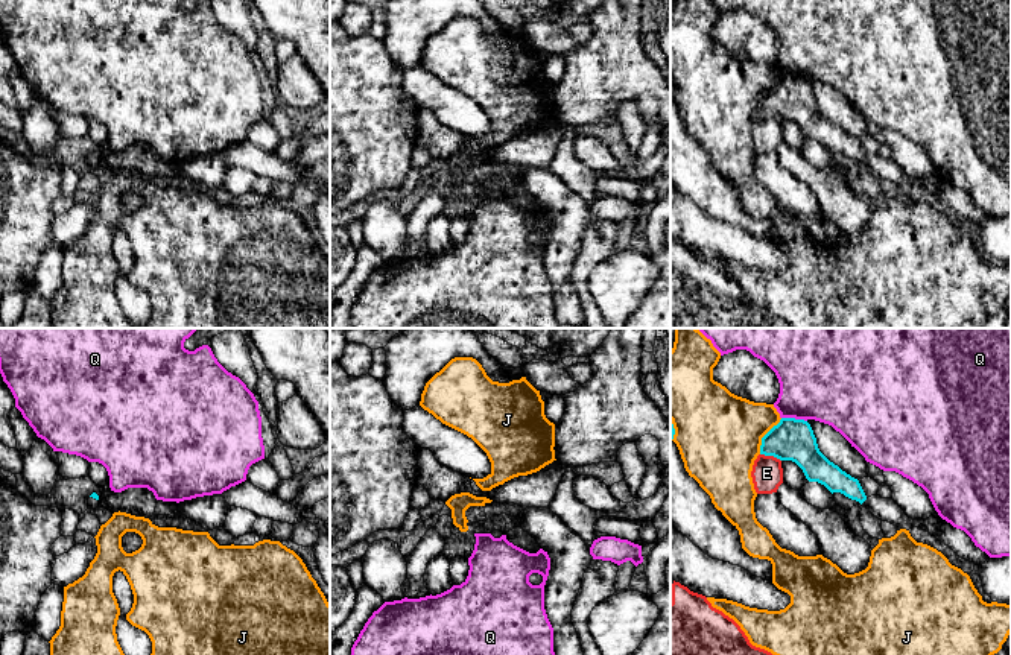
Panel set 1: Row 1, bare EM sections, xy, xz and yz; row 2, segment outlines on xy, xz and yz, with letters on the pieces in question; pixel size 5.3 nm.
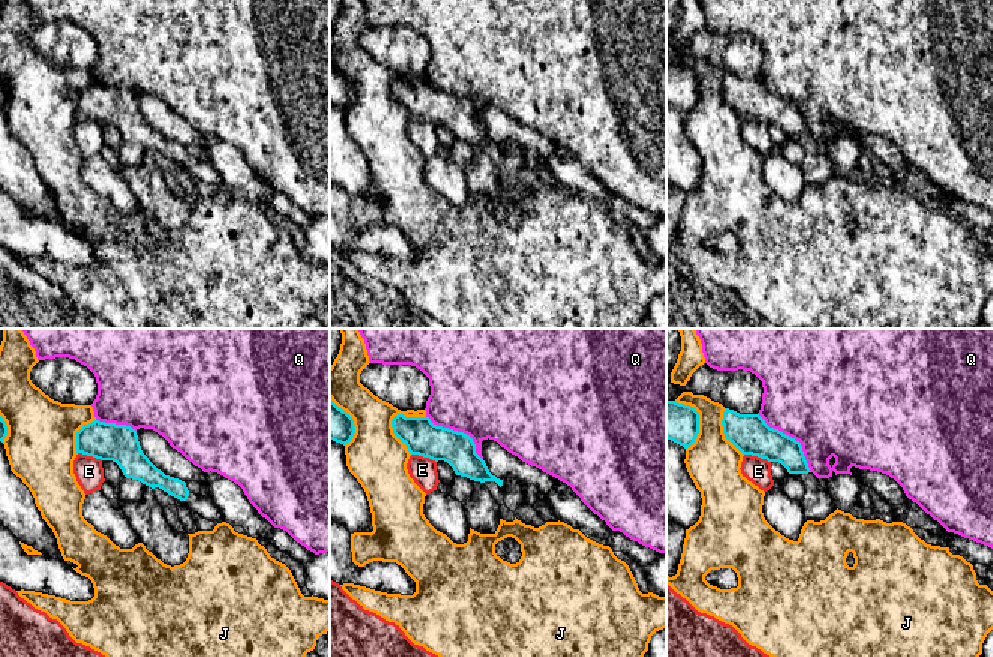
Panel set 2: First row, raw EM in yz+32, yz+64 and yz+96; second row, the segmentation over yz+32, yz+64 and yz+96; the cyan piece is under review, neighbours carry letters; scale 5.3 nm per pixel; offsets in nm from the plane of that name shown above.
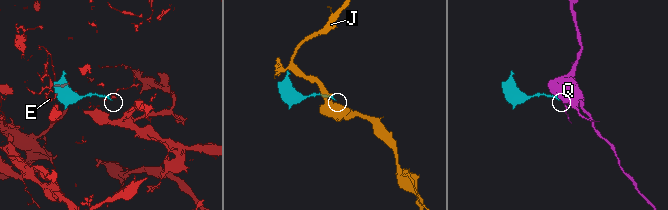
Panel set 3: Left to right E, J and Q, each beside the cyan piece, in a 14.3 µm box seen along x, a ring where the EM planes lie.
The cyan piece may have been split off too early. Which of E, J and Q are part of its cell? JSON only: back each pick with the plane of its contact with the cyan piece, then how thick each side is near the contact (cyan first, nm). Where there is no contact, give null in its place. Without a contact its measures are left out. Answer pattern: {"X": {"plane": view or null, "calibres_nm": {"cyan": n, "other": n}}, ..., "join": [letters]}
{"join": []}

